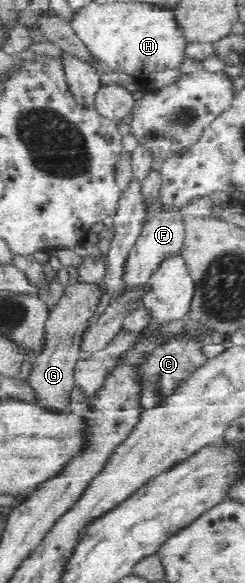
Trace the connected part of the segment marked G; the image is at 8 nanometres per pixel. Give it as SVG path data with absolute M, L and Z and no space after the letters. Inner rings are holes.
M98 284L68 285L61 300L52 309L45 322L45 335L40 352L35 355L35 361L28 378L30 385L36 391L36 403L56 411L68 413L70 392L75 385L74 370L77 362L85 356L82 350L82 338L89 328L91 316L102 297Z

